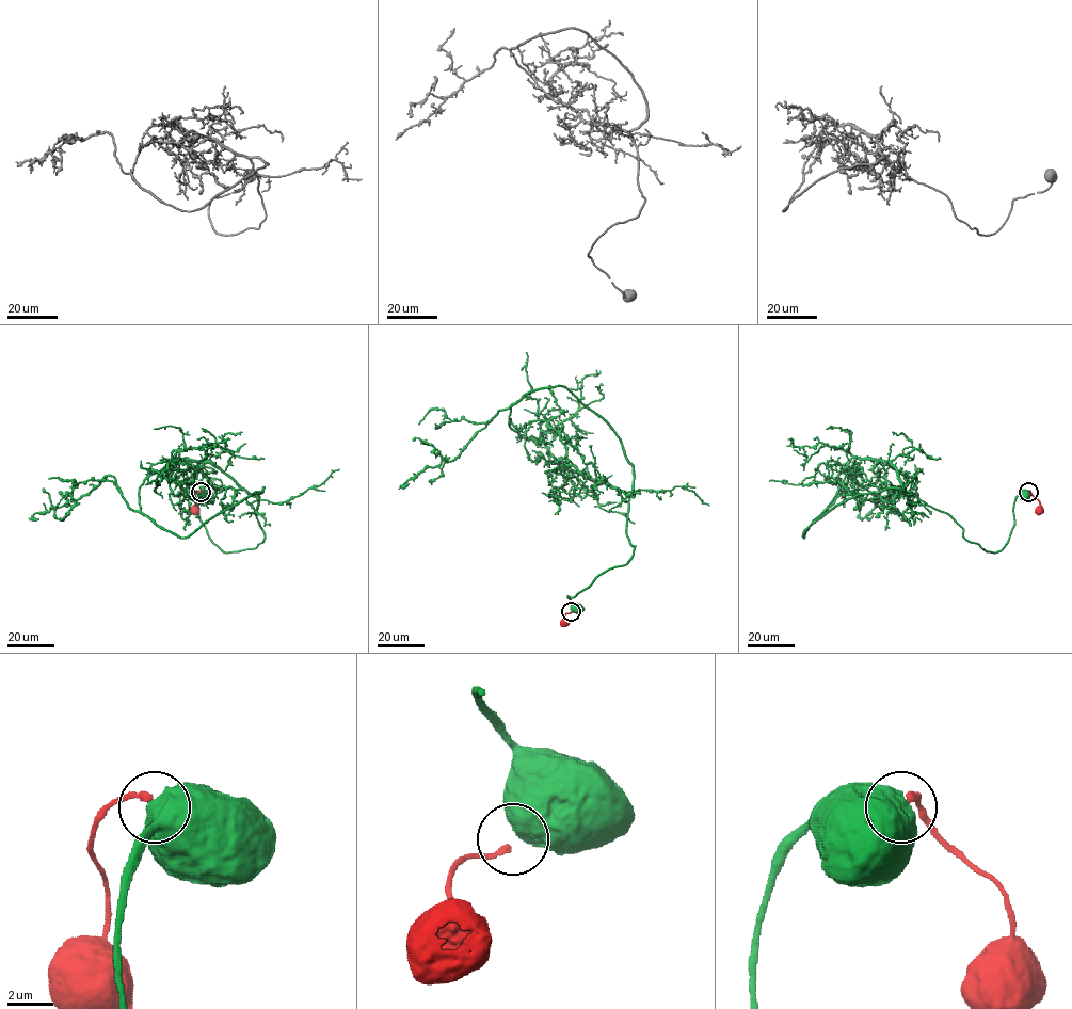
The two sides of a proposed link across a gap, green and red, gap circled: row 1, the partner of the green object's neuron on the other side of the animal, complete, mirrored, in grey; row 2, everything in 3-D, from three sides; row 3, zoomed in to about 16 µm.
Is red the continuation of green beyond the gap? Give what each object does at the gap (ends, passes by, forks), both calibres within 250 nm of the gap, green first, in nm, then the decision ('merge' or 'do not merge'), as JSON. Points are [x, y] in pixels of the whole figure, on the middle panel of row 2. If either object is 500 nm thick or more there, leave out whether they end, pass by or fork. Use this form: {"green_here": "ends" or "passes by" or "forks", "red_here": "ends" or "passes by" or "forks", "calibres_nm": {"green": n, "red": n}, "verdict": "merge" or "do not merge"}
{"calibres_nm": {"green": 950, "red": 280}, "verdict": "do not merge"}

